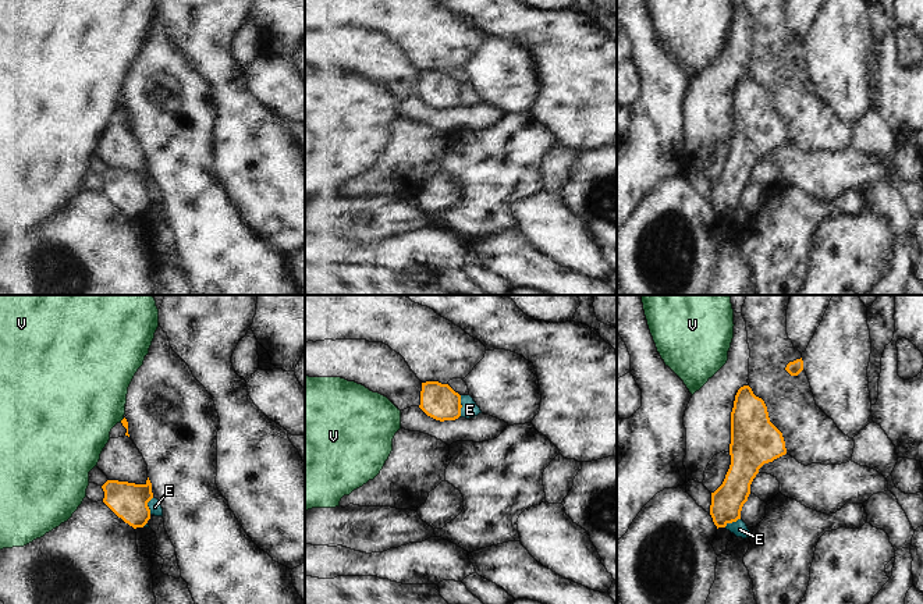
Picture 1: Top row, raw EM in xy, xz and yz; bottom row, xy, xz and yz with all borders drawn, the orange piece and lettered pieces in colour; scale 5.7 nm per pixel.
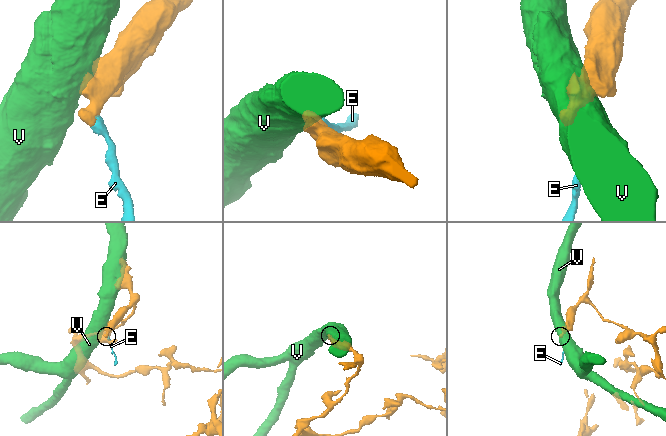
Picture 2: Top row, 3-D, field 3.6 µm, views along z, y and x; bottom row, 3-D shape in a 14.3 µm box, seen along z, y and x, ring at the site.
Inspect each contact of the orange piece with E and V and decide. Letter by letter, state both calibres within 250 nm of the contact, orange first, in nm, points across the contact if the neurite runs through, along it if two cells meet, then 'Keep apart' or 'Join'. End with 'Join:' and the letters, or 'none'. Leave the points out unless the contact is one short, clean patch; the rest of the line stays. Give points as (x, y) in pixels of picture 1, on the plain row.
E: Thickness 200 nm (orange) against 100 nm. Boundary: xz (461, 84), (461, 102), (458, 105). Keep apart
V: Thickness 40 nm (orange) against 460 nm. Boundary: xy (124, 106), (120, 109). Keep apart
Join: none.

